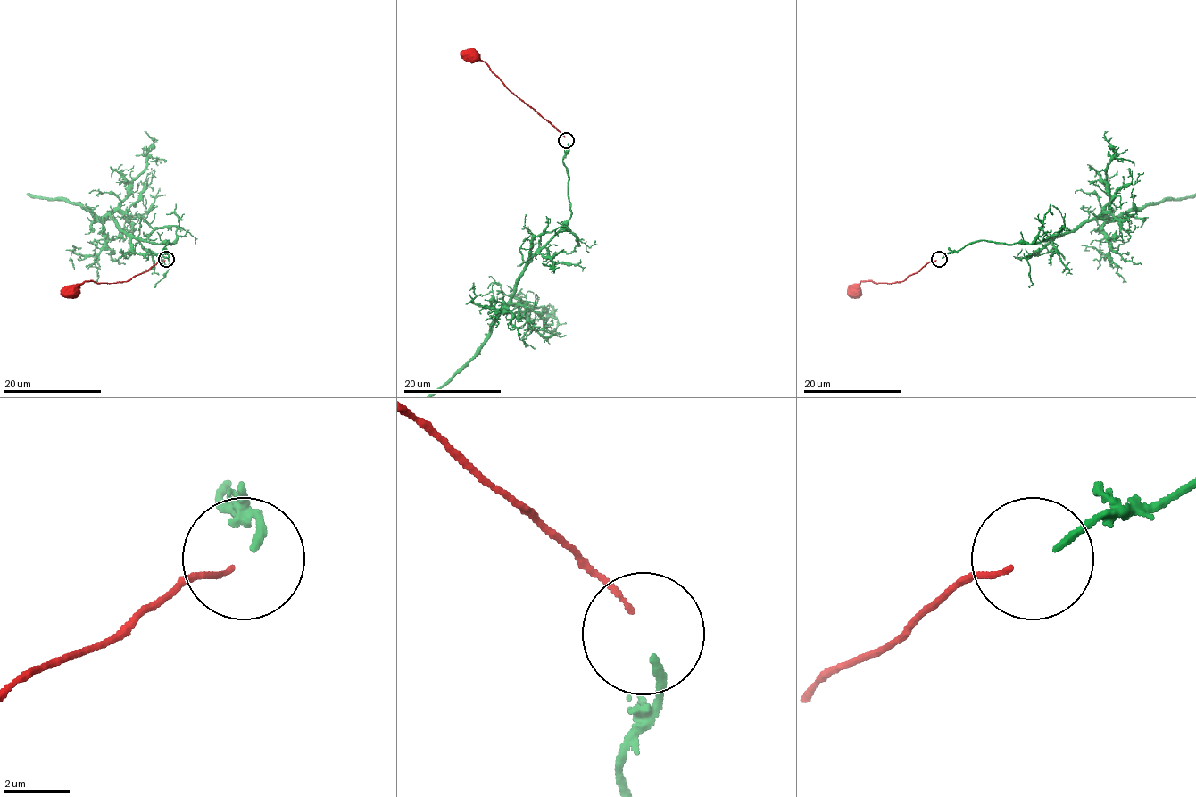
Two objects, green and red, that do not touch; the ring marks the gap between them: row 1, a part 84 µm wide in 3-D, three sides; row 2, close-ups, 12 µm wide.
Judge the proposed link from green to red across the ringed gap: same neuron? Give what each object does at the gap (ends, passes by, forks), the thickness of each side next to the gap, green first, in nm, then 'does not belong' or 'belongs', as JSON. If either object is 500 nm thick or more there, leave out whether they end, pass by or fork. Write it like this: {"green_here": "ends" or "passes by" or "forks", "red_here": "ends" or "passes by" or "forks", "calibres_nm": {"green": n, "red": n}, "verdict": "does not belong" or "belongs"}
{"green_here": "ends", "red_here": "ends", "calibres_nm": {"green": 240, "red": 140}, "verdict": "does not belong"}

